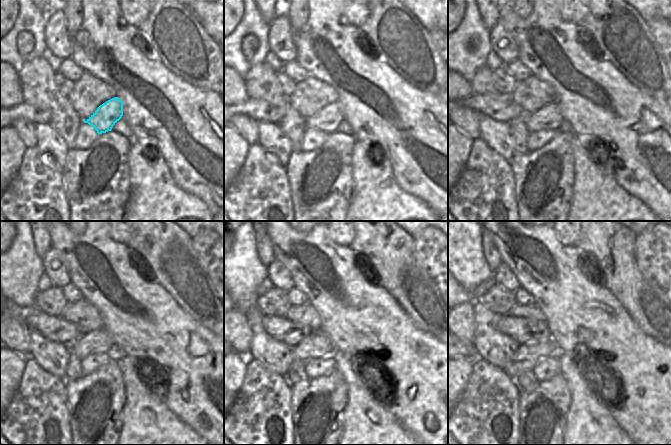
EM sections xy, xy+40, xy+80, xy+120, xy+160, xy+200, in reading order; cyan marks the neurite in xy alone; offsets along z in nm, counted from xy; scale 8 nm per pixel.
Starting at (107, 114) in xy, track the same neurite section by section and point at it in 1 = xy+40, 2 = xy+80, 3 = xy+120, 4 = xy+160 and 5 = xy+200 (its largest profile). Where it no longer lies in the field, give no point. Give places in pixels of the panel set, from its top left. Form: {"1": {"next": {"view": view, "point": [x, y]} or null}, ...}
{"1": {"next": {"view": "xy+40", "point": [327, 120]}}, "2": {"next": {"view": "xy+80", "point": [548, 118]}}, "3": {"next": {"view": "xy+120", "point": [100, 341]}}, "4": {"next": {"view": "xy+160", "point": [318, 344]}}, "5": {"next": {"view": "xy+200", "point": [527, 355]}}}

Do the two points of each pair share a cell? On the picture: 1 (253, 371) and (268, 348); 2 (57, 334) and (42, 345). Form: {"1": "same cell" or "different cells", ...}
{"1": "different cells", "2": "different cells"}

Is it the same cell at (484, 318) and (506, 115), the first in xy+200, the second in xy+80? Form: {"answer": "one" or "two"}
{"answer": "two"}

